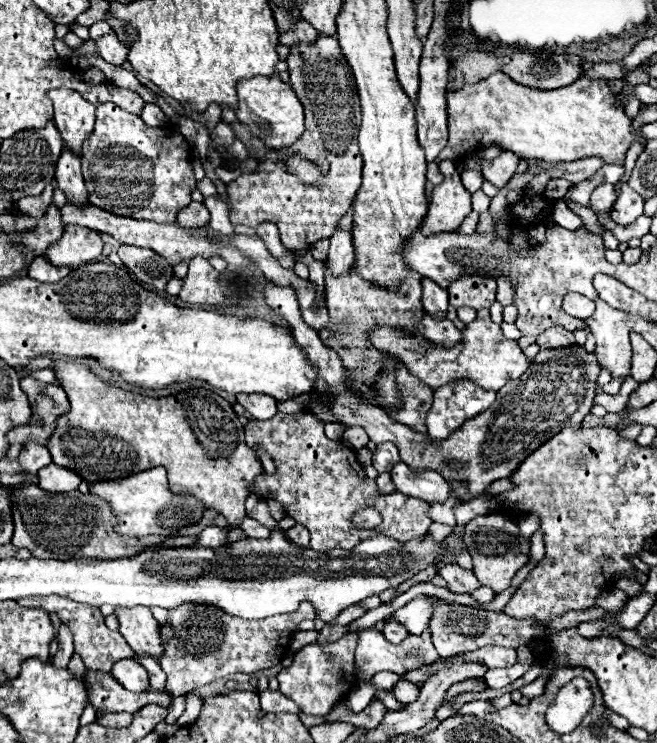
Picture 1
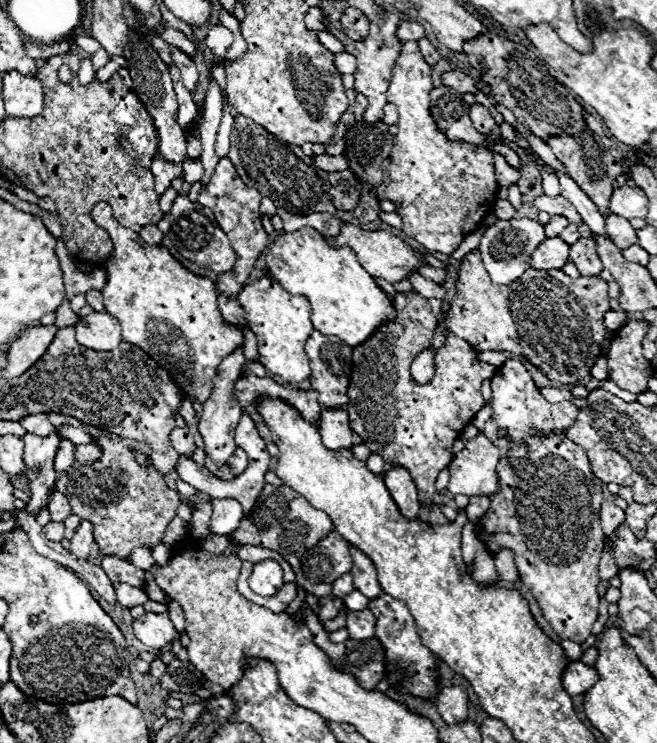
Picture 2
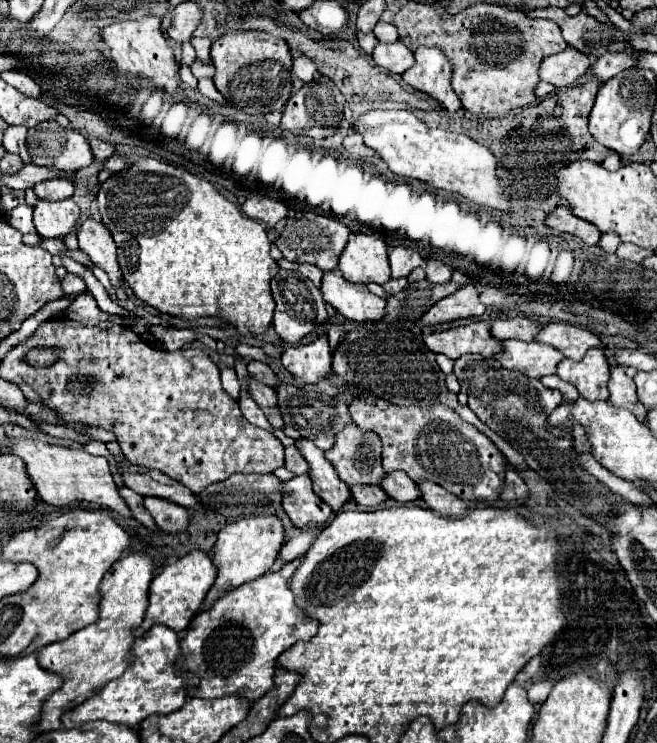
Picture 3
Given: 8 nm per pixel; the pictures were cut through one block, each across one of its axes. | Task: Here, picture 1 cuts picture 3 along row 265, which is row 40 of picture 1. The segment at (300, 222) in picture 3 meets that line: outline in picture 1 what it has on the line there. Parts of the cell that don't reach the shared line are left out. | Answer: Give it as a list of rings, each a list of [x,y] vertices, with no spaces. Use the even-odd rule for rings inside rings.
[[[318,36],[312,44],[290,48],[286,58],[290,86],[306,112],[306,130],[302,138],[282,148],[282,154],[268,154],[256,174],[242,174],[228,184],[230,222],[256,226],[260,222],[278,224],[282,242],[288,250],[302,250],[322,238],[330,238],[340,218],[350,208],[350,200],[360,188],[362,156],[358,150],[360,102],[352,70],[342,56],[340,44],[332,36]],[[284,152],[296,152],[302,158],[318,164],[326,174],[320,184],[306,184],[284,170]]]

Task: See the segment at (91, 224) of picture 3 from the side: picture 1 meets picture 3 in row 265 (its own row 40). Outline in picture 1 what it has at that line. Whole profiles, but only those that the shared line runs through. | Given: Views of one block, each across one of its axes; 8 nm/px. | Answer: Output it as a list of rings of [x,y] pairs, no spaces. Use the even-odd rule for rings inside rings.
[[[108,32],[108,34],[100,36],[100,38],[96,40],[96,48],[98,48],[98,54],[100,54],[106,62],[112,62],[112,64],[116,64],[116,66],[120,66],[120,64],[126,60],[126,56],[128,56],[128,48],[118,42],[118,38],[116,38],[114,32]]]

